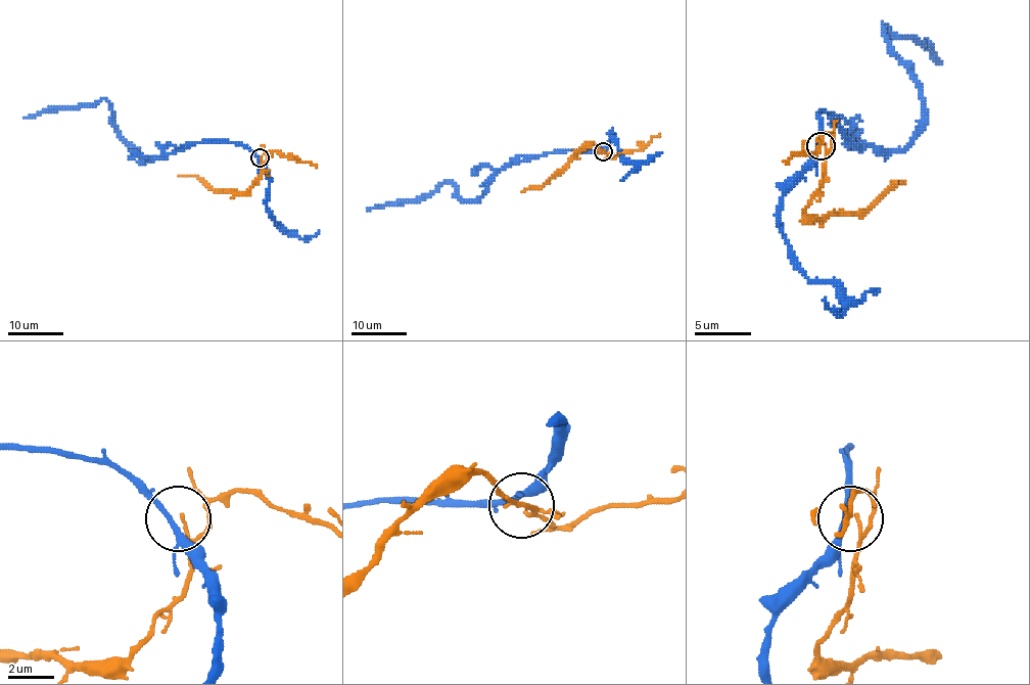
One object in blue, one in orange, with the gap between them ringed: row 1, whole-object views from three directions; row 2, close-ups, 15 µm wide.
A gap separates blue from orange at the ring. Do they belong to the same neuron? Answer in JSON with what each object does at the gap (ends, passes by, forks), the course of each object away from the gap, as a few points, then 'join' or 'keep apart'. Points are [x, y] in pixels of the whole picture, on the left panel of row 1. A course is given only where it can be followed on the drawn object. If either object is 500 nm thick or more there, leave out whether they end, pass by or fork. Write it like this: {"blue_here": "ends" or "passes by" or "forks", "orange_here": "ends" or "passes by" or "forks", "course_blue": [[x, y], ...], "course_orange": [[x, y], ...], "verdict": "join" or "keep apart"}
{"blue_here": "forks", "orange_here": "ends", "course_blue": [[259, 158], [242, 144], [230, 142], [188, 143], [144, 160], [120, 133], [104, 99], [48, 108], [25, 119]], "course_orange": [[261, 156], [262, 175], [249, 188], [241, 191], [215, 191], [195, 175], [178, 176]], "verdict": "join"}

